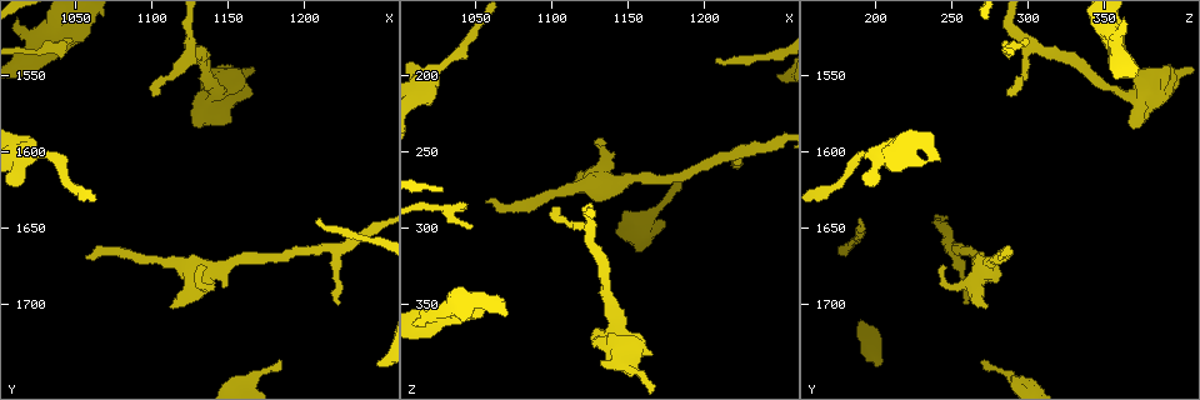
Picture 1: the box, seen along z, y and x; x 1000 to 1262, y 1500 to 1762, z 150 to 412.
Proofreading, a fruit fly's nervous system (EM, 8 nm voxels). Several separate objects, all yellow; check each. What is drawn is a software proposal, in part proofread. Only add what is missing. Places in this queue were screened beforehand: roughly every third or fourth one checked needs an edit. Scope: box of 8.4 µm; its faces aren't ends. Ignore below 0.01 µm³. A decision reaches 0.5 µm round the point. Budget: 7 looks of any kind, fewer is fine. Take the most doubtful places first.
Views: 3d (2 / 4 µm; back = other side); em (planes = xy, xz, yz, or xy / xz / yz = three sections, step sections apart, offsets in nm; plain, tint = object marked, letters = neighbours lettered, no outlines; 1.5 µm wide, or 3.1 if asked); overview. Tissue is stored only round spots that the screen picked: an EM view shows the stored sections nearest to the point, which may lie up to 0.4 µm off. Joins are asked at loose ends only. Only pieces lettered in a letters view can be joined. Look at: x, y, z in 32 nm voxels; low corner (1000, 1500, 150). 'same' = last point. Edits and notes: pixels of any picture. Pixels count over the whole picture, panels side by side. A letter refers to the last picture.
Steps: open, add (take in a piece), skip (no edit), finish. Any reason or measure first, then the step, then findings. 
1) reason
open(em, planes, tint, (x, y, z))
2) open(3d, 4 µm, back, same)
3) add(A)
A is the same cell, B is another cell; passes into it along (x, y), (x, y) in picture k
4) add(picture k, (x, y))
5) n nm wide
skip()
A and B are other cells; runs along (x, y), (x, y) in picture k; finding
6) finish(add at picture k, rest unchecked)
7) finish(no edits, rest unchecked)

long arm stops here
open(3d, 4 µm, (1184, 1736, 272))

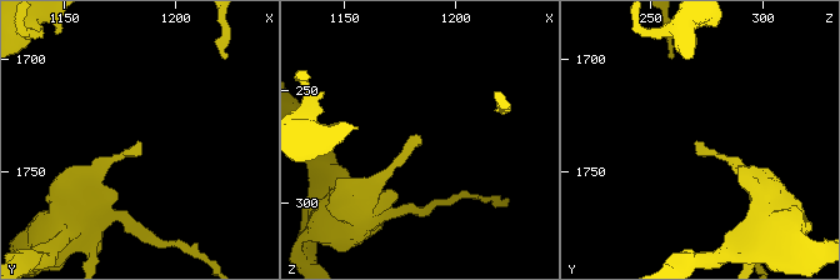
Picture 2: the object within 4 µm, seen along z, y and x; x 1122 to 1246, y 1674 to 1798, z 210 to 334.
open(em, planes, letters, (1184, 1736, 272))

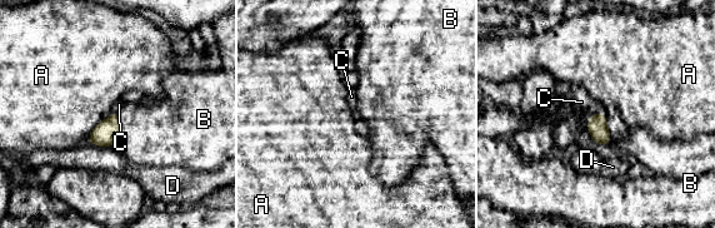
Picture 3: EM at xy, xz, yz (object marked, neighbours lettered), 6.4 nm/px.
add(C)
C is the same cell, A, B and D are other cells; passes into it along (596, 125), (598, 114), (581, 102) in picture 3; it goes on there

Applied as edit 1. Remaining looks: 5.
thin end
open(em, planes, letters, (1100, 1562, 286))

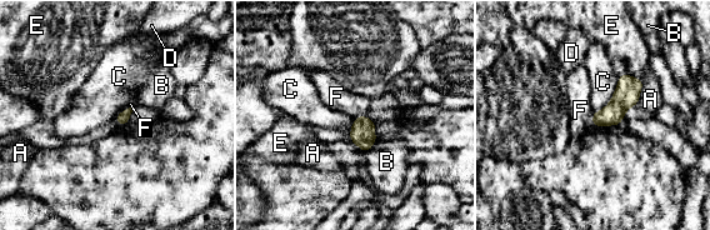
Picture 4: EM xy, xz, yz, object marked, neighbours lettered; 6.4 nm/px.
skip()
A, B, C, D, E and F are other cells; border along (619, 76), (611, 99), (594, 113) in picture 4; none of them fits

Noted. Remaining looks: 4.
finish(add at picture 3, rest unchecked)

